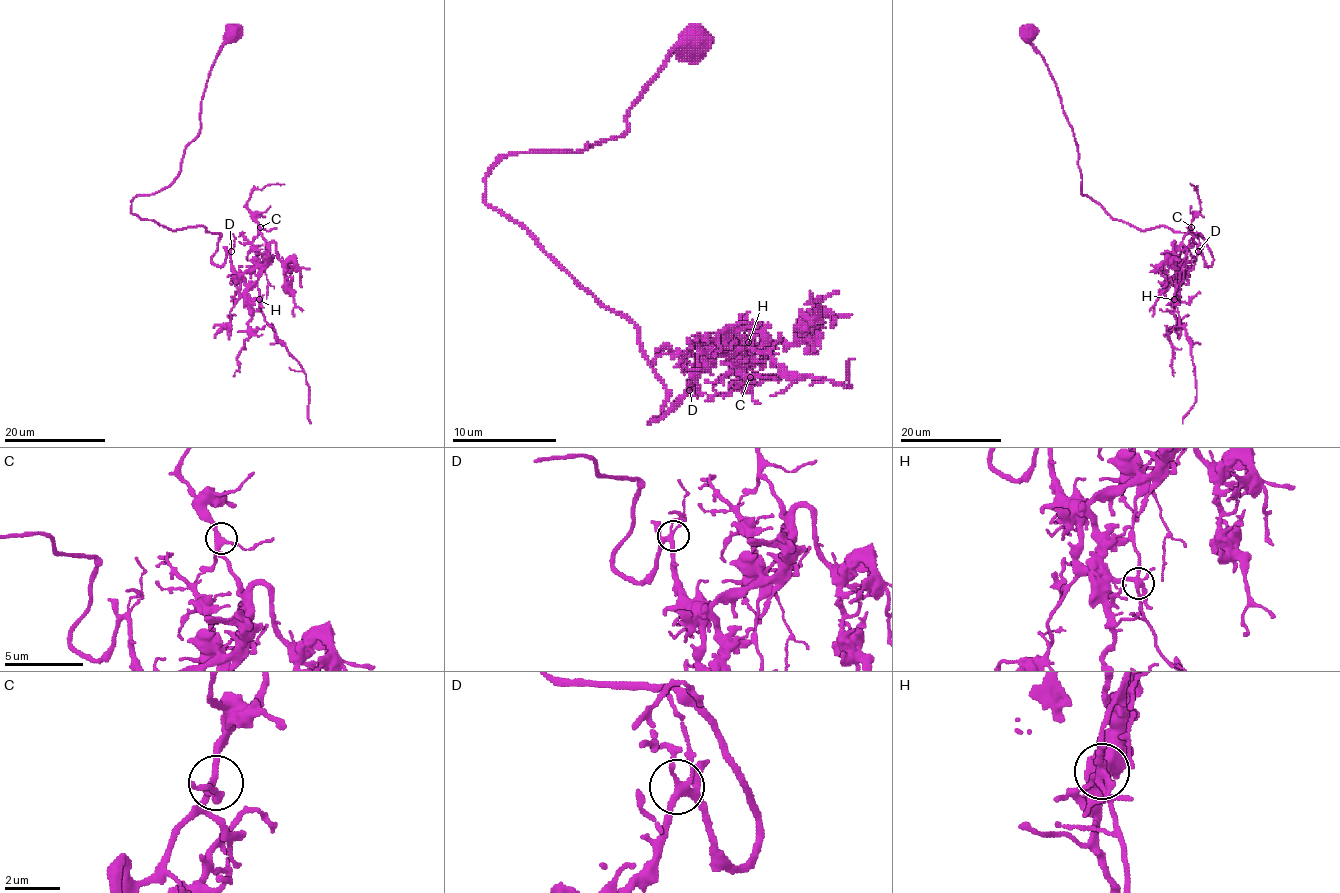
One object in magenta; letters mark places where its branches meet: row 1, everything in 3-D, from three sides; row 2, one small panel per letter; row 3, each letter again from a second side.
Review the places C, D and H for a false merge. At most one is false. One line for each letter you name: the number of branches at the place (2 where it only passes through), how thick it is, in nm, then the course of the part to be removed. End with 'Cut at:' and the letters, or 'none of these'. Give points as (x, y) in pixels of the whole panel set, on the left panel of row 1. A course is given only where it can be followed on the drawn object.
Cut at: none of these

